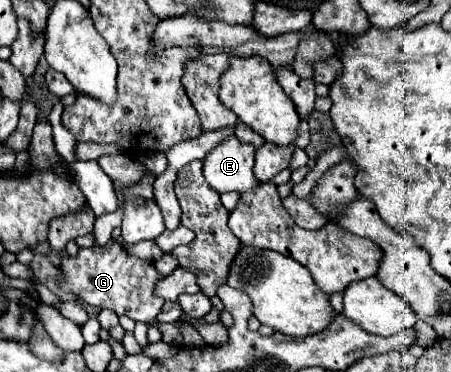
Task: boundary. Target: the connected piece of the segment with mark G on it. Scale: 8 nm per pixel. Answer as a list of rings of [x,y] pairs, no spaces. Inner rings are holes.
[[[109,242],[101,248],[79,248],[77,256],[61,258],[61,276],[57,280],[63,292],[75,294],[79,300],[97,306],[109,308],[117,316],[127,314],[135,322],[155,324],[155,316],[161,312],[165,300],[155,296],[155,284],[161,274],[155,270],[153,262],[141,260],[129,254],[121,244]]]

